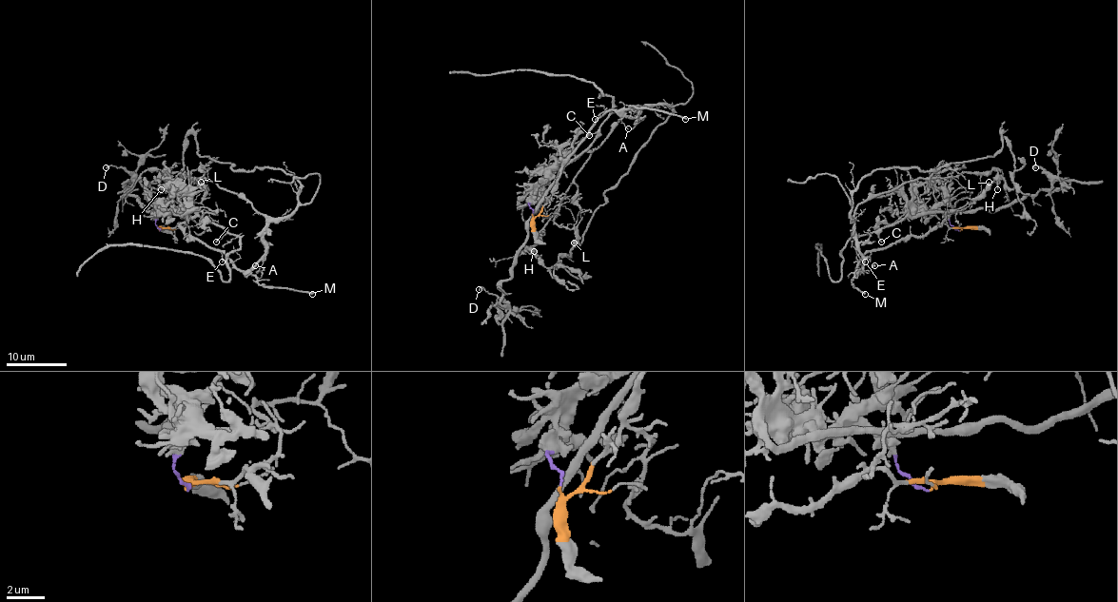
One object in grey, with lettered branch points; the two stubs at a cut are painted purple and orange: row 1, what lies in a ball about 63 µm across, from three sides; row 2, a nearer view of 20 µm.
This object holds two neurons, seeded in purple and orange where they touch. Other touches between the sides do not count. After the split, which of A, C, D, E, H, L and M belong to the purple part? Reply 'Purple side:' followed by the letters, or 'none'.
Purple side: C, D

